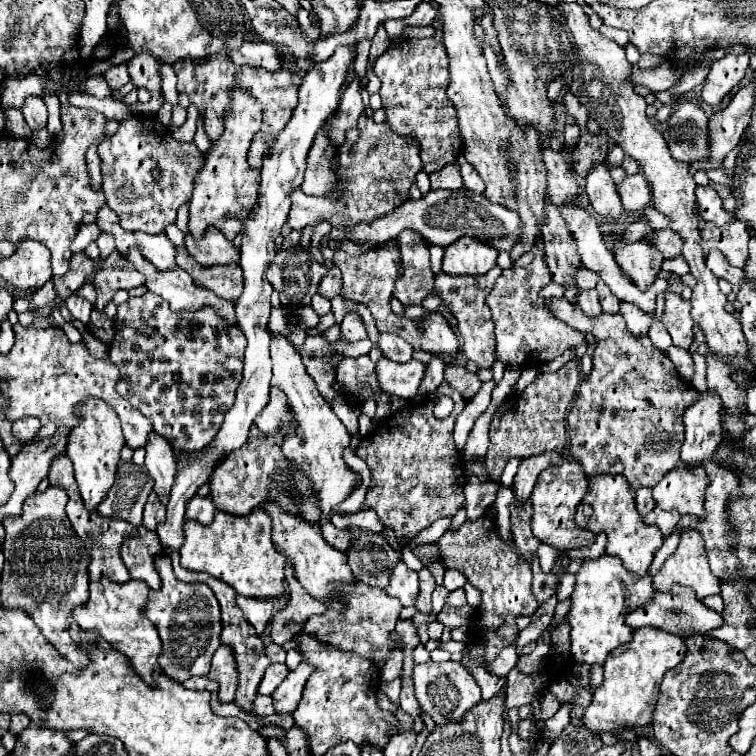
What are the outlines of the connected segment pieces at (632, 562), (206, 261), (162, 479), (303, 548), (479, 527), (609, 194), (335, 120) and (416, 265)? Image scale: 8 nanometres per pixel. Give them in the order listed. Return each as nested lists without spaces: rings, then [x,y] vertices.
[[[595,474],[589,478],[587,494],[579,502],[575,512],[575,522],[579,528],[589,528],[591,532],[607,534],[607,554],[621,558],[623,566],[635,576],[643,576],[649,570],[653,554],[663,544],[661,530],[655,524],[645,524],[635,508],[635,494],[621,478],[621,474]]]
[[[209,228],[205,238],[201,240],[193,240],[191,236],[187,236],[185,246],[201,266],[239,262],[239,248],[235,248],[235,244],[229,242],[223,232],[215,228]]]
[[[151,432],[149,442],[145,444],[147,458],[145,458],[145,468],[149,470],[155,486],[153,492],[161,498],[163,504],[169,502],[169,490],[173,486],[173,478],[177,474],[177,454],[161,434]]]
[[[265,502],[263,508],[265,508],[265,512],[269,512],[269,516],[273,520],[275,546],[281,552],[285,552],[287,558],[293,560],[297,580],[301,582],[301,586],[305,590],[309,590],[309,594],[313,594],[313,598],[317,598],[321,602],[331,602],[331,598],[335,598],[333,586],[331,586],[333,580],[353,582],[353,574],[349,570],[347,556],[341,554],[337,548],[329,546],[329,542],[325,542],[319,524],[307,522],[299,514],[289,514],[287,510],[281,510],[281,506],[277,506],[277,502]]]
[[[489,514],[477,520],[465,520],[457,530],[447,530],[437,540],[437,554],[433,558],[421,558],[423,566],[443,562],[445,568],[455,568],[467,576],[467,582],[481,592],[481,606],[477,608],[475,640],[485,650],[485,664],[491,664],[495,656],[517,642],[519,616],[531,616],[539,604],[531,596],[531,572],[529,564],[515,552],[515,546],[505,542]]]
[[[597,162],[591,166],[591,170],[587,174],[585,192],[599,216],[619,218],[623,214],[623,206],[621,206],[617,188],[611,180],[609,166],[605,162]]]
[[[355,76],[353,82],[349,82],[347,90],[341,96],[341,106],[337,108],[337,112],[333,112],[333,116],[329,116],[325,120],[325,132],[329,134],[331,142],[339,148],[345,142],[345,134],[347,130],[351,130],[353,126],[357,126],[359,116],[365,112],[363,100],[361,100],[361,92],[359,92],[359,78]]]
[[[409,230],[397,238],[397,246],[403,254],[405,272],[409,274],[399,278],[401,288],[395,288],[393,294],[405,304],[421,304],[433,292],[433,272],[429,270],[427,241],[420,234]]]

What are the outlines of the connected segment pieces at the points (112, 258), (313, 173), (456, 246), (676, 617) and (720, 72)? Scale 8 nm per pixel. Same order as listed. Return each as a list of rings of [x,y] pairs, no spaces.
[[[117,250],[111,252],[101,262],[101,266],[97,268],[97,272],[93,276],[93,284],[97,288],[95,308],[103,310],[107,306],[107,302],[111,302],[111,298],[117,290],[121,290],[121,288],[129,290],[129,288],[143,285],[144,282],[144,277],[135,270],[135,266],[127,258],[121,258],[121,254],[117,254]]]
[[[319,130],[307,154],[307,170],[301,184],[301,190],[305,194],[329,194],[329,190],[337,186],[337,174],[333,170],[333,150],[335,146],[329,142],[325,132]]]
[[[461,236],[445,248],[443,272],[453,276],[479,276],[495,268],[499,252],[479,238]]]
[[[675,586],[671,592],[657,592],[653,602],[649,602],[645,606],[639,606],[637,610],[629,612],[625,622],[631,628],[651,626],[651,628],[661,628],[661,630],[665,630],[669,634],[675,634],[679,638],[687,638],[687,636],[693,636],[693,634],[709,634],[711,630],[715,630],[723,624],[723,618],[715,610],[703,606],[703,602],[697,600],[693,590],[685,590],[685,588]]]
[[[749,52],[745,54],[727,54],[721,60],[713,62],[709,76],[703,84],[703,100],[711,106],[717,106],[733,86],[737,86],[749,68]]]

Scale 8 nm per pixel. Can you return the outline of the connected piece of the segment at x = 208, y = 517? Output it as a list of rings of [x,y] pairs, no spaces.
[[[193,496],[189,500],[185,518],[187,520],[197,520],[201,524],[211,524],[215,512],[217,512],[217,508],[213,506],[213,502],[211,502],[209,496]]]

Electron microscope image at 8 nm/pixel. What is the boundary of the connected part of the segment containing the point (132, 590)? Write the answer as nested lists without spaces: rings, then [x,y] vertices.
[[[107,578],[101,582],[91,582],[89,586],[91,598],[85,606],[79,606],[73,610],[75,622],[87,630],[97,632],[103,640],[111,642],[115,650],[125,654],[133,660],[133,668],[137,674],[149,682],[149,686],[157,686],[153,674],[163,672],[159,666],[161,656],[161,638],[157,634],[157,628],[145,618],[145,606],[147,606],[147,586],[141,580],[131,580],[125,584],[109,582]]]

